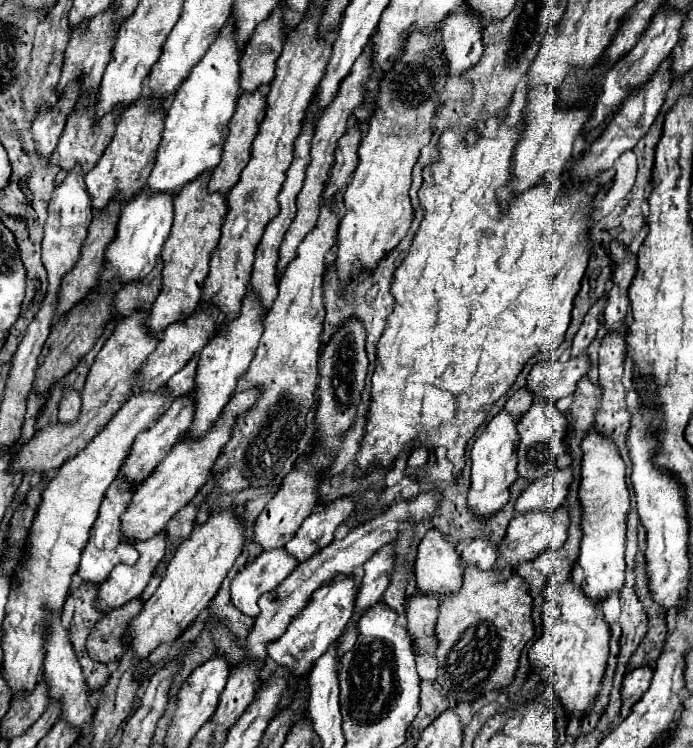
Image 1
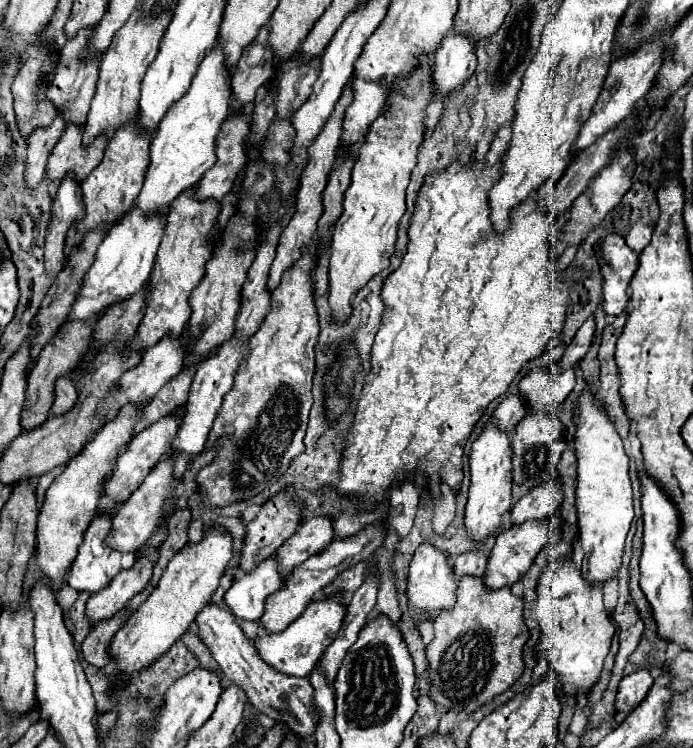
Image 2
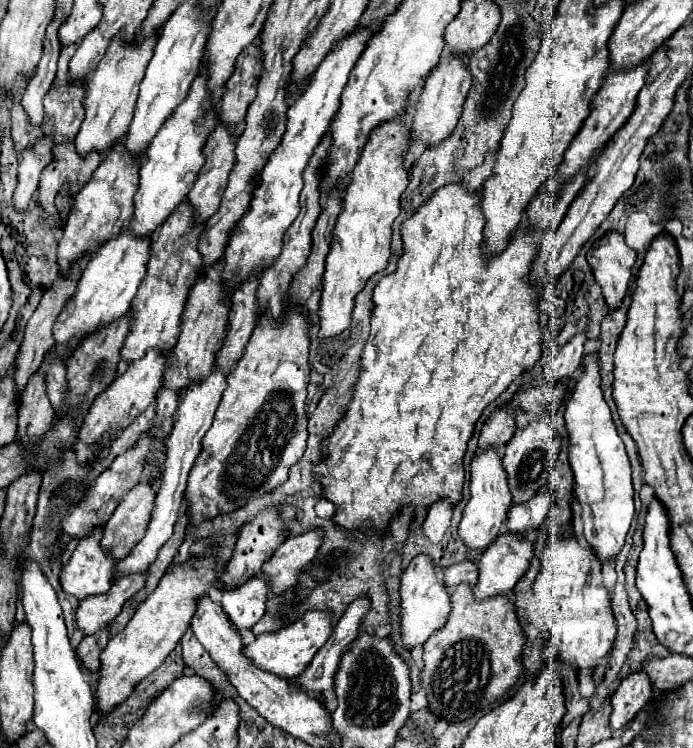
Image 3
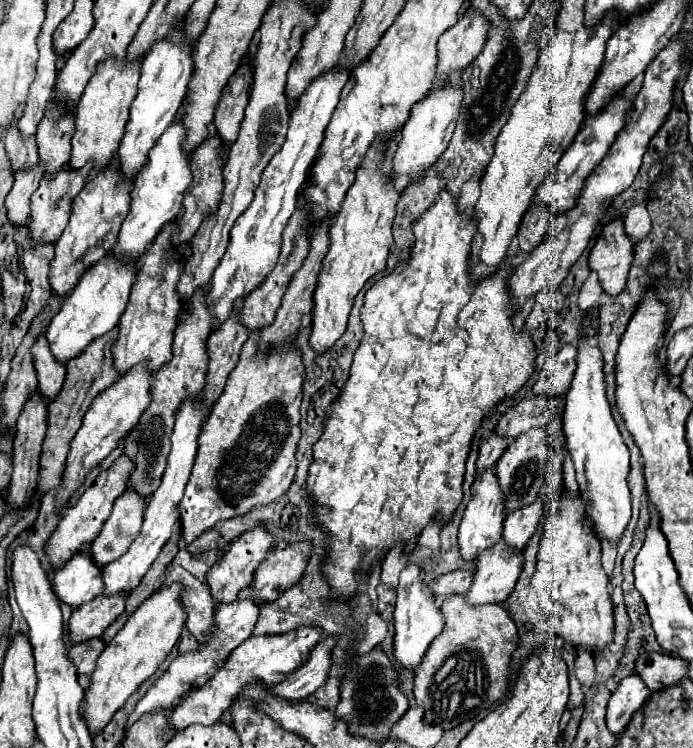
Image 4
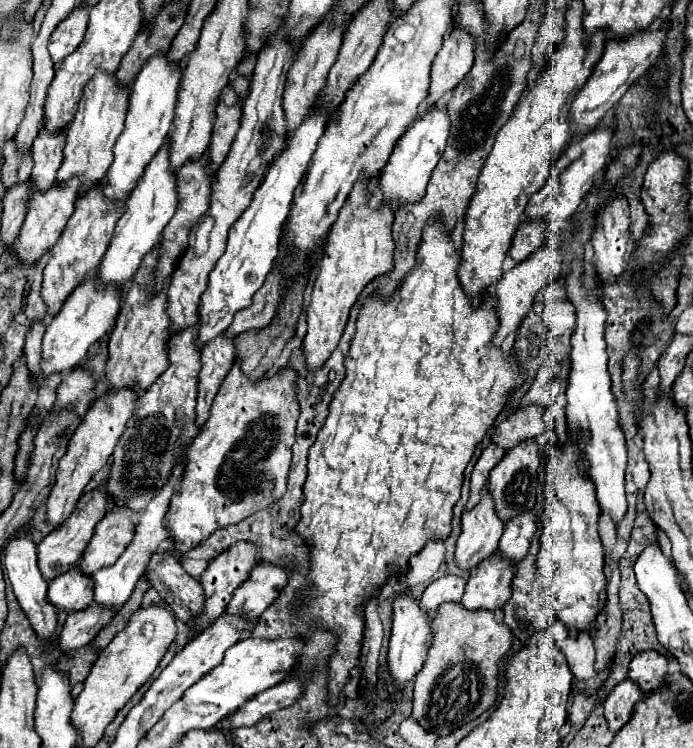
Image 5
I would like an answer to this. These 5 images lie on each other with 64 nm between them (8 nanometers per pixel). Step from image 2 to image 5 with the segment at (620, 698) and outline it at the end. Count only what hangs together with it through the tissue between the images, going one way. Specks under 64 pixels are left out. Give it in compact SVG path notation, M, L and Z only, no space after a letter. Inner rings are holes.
M626 678L622 680L604 700L604 716L608 722L610 732L618 732L632 716L632 710L636 706L636 702L644 696L644 692L640 690L640 686Z

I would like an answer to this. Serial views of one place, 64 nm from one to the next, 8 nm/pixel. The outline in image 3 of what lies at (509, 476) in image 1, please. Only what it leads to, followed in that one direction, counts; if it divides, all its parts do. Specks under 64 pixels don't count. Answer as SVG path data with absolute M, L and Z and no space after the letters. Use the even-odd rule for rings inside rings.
M496 444L478 450L470 462L470 500L464 508L464 516L460 522L460 536L466 542L466 546L474 548L474 550L482 550L486 548L490 542L496 540L496 536L500 534L502 522L506 520L508 508L512 506L512 494L508 488L508 474L504 470L502 464L504 458L504 450Z

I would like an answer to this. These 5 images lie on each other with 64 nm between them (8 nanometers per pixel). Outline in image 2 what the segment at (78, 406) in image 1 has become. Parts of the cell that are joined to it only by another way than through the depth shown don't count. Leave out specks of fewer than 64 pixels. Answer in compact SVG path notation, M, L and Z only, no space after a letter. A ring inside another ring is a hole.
M62 376L60 380L56 380L56 400L54 400L54 406L52 406L52 412L54 416L64 416L68 414L76 402L78 402L78 392L76 392L76 386L70 382L68 376Z

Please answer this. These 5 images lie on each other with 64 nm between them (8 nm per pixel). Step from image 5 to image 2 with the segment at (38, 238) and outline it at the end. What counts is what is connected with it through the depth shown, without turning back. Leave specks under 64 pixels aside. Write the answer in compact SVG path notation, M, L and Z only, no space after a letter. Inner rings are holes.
M66 124L66 130L58 144L54 146L50 160L48 160L48 182L62 180L68 174L74 174L76 180L84 180L102 160L106 144L110 142L108 136L100 136L92 144L82 144L84 124Z

